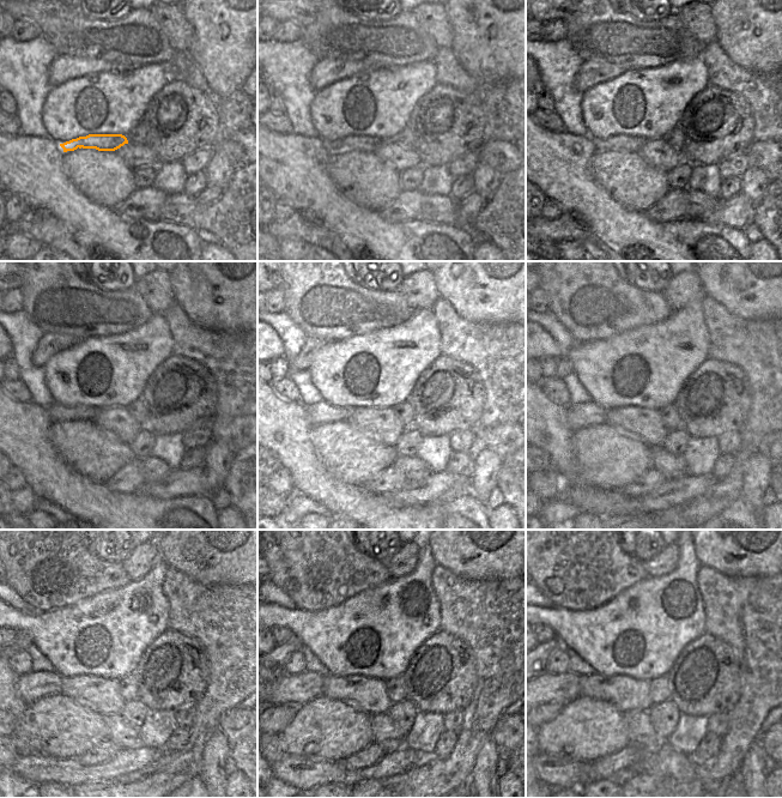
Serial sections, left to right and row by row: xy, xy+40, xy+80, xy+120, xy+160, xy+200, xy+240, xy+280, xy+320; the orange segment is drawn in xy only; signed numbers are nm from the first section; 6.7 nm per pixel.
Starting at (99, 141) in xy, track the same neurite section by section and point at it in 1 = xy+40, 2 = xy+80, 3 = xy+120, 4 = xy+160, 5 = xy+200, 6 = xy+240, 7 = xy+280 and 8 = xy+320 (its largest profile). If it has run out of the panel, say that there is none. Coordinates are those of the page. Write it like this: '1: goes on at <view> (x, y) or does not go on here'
1: goes on at xy+40 (368, 144)
2: goes on at xy+80 (619, 141)
3: goes on at xy+120 (58, 412)
4: goes on at xy+160 (322, 412)
5: goes on at xy+200 (587, 413)
6: goes on at xy+240 (34, 685)
7: goes on at xy+280 (297, 689)
8: goes on at xy+320 (550, 687)

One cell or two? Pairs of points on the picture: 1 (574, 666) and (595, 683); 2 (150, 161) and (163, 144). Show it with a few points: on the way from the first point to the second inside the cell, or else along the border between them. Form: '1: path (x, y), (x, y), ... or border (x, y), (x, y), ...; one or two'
1: border (596, 672), (589, 676), (581, 676); two
2: border (146, 144), (159, 162); two

